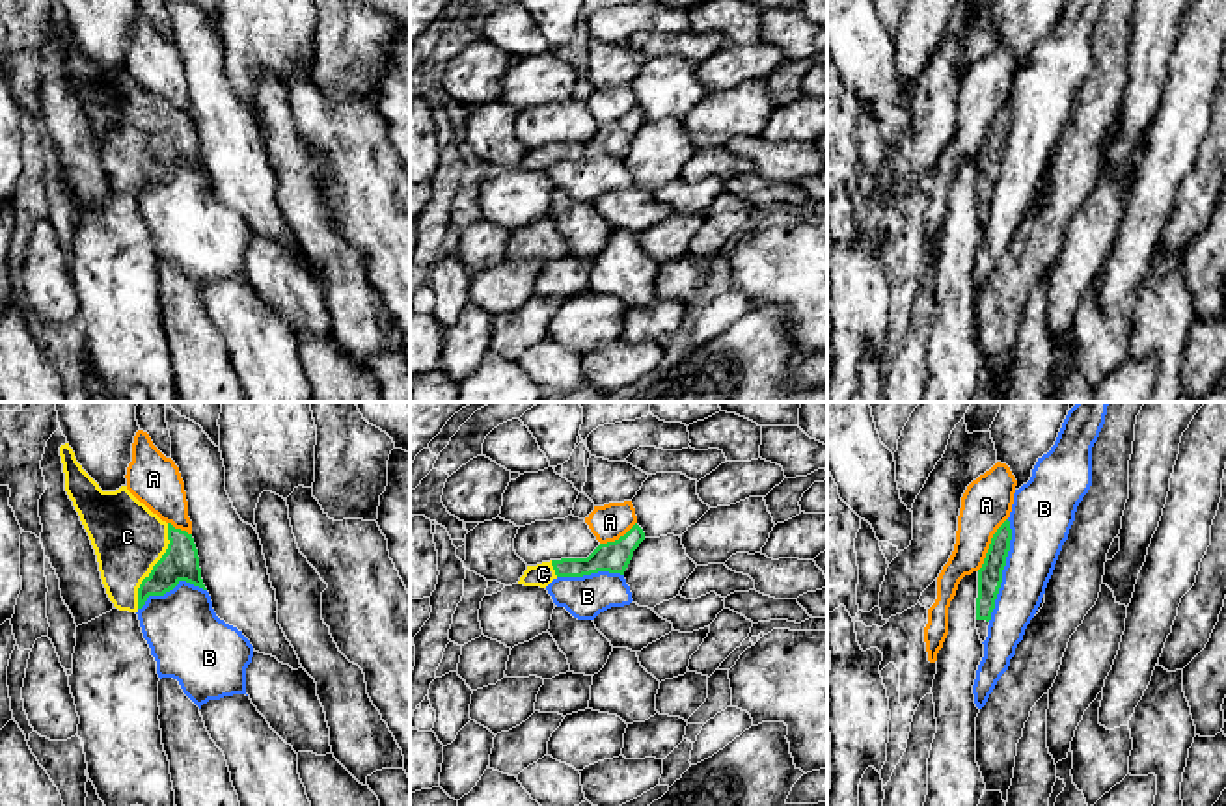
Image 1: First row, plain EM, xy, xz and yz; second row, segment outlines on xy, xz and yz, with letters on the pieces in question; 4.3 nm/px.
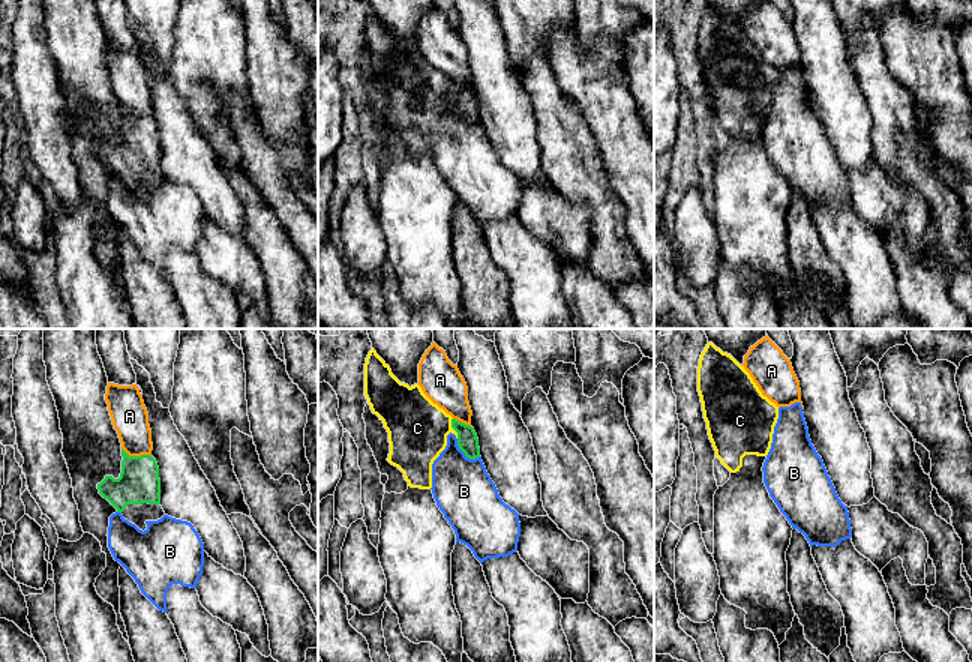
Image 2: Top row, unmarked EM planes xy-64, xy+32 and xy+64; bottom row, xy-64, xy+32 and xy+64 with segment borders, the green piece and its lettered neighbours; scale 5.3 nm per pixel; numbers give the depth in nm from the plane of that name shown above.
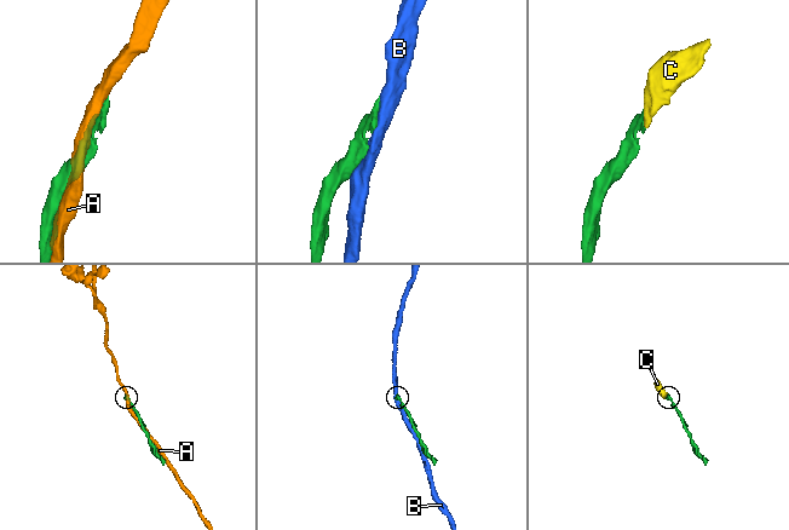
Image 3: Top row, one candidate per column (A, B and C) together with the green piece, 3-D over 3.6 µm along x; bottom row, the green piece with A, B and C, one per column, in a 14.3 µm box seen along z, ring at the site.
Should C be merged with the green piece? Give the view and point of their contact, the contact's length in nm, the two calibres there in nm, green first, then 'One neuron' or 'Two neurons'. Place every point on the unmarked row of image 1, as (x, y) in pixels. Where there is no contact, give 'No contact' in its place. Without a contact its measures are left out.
Touches green at xy (153, 149). Shared border 400 nm. Thickness 160 nm (green) against 300 nm. One neuron

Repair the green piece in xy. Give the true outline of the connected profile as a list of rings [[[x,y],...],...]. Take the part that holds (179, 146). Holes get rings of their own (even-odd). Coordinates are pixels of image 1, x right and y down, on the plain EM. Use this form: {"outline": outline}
{"outline": [[[69,26],[60,30],[65,56],[65,74],[91,123],[106,177],[116,192],[138,195],[149,179],[164,179],[181,164],[203,173],[199,140],[192,117],[162,104],[127,69],[102,74],[76,45]]]}

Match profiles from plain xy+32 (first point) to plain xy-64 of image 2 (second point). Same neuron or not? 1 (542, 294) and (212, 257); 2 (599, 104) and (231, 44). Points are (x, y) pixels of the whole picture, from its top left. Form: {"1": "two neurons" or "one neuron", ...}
{"1": "two neurons", "2": "two neurons"}

